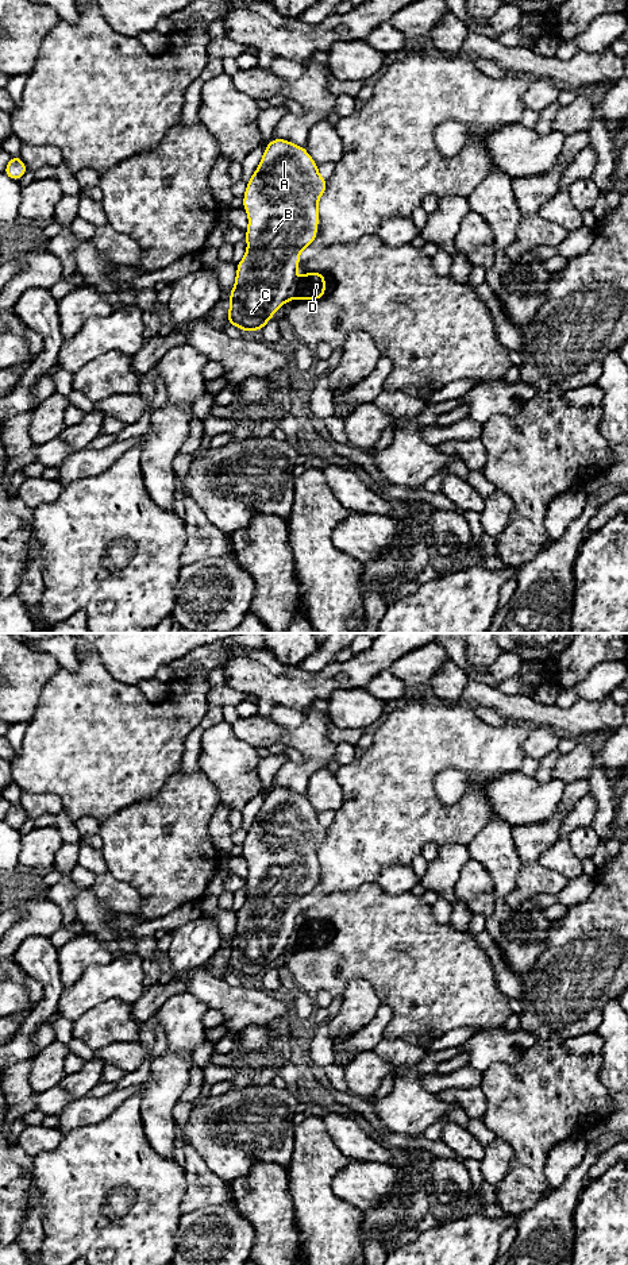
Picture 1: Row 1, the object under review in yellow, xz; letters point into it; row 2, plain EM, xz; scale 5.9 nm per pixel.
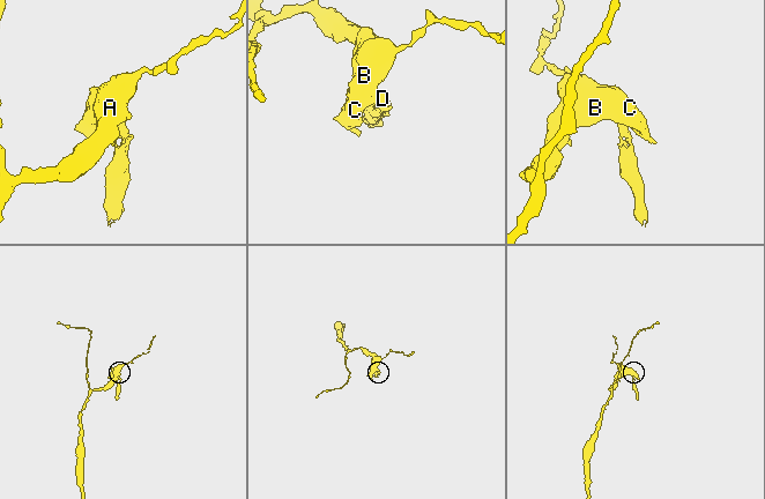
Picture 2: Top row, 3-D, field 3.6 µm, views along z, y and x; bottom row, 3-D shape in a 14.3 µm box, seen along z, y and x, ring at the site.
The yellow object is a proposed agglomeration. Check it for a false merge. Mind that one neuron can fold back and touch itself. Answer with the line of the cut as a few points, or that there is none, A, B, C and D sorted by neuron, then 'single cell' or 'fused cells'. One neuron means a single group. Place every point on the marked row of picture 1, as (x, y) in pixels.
cut xz (297, 280), (292, 297); groups A B C / D; fused cells

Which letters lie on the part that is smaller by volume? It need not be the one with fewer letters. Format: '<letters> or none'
D

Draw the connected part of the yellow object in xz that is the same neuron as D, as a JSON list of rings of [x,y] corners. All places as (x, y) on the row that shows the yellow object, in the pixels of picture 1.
[[[307,271],[296,281],[293,298],[320,300],[325,296],[325,275],[319,271]]]

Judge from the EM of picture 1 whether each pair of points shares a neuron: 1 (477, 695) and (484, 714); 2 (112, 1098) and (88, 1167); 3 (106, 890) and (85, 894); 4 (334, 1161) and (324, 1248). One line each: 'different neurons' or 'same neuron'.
1: different neurons
2: different neurons
3: different neurons
4: same neuron

